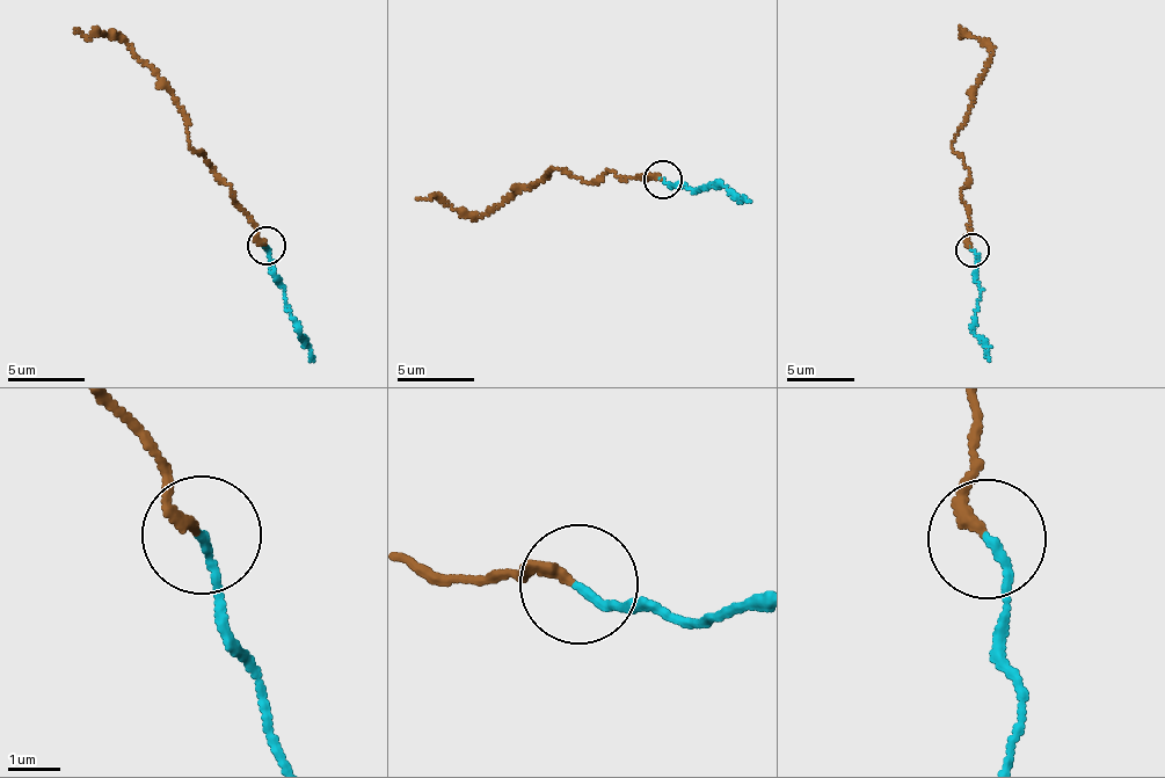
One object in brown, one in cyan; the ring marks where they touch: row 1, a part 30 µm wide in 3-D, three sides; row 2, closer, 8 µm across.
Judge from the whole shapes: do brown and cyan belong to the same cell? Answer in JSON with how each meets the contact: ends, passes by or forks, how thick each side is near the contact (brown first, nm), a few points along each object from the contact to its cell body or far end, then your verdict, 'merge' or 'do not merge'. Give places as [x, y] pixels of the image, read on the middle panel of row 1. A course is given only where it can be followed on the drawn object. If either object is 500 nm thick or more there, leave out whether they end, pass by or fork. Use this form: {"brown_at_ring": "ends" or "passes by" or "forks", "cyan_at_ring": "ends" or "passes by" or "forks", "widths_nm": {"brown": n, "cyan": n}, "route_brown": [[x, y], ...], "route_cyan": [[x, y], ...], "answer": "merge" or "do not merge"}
{"brown_at_ring": "ends", "cyan_at_ring": "ends", "widths_nm": {"brown": 200, "cyan": 160}, "route_brown": [[661, 179], [608, 169], [585, 182], [551, 167], [540, 180], [482, 213], [461, 213], [434, 195], [416, 198]], "route_cyan": [[664, 179], [677, 187], [698, 190], [718, 186], [751, 202]], "answer": "merge"}

